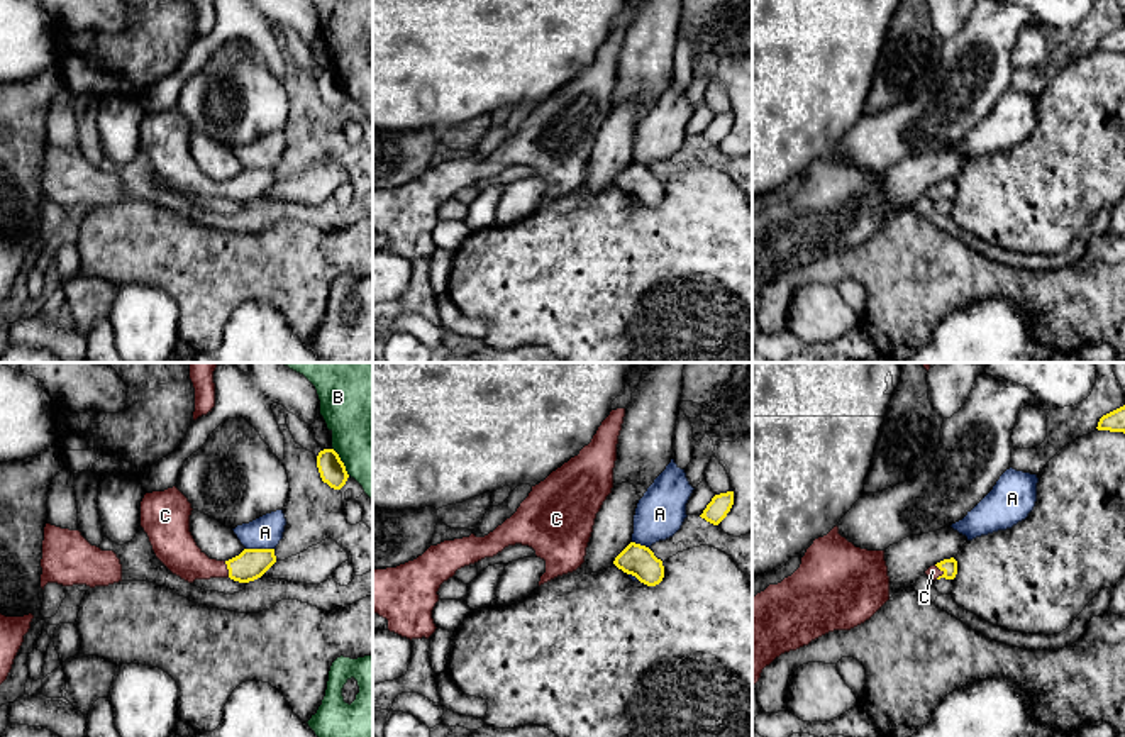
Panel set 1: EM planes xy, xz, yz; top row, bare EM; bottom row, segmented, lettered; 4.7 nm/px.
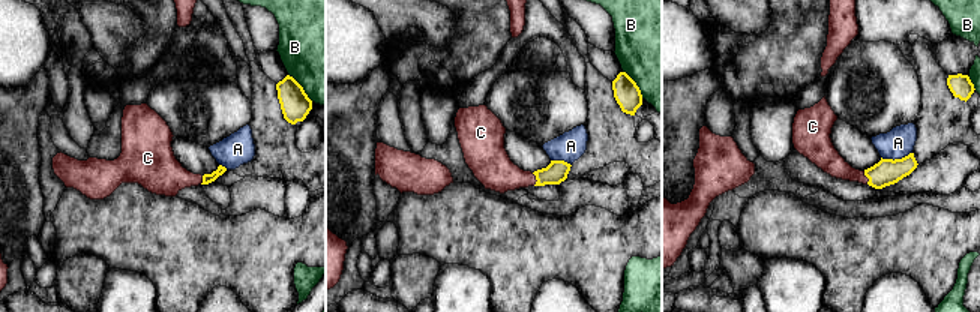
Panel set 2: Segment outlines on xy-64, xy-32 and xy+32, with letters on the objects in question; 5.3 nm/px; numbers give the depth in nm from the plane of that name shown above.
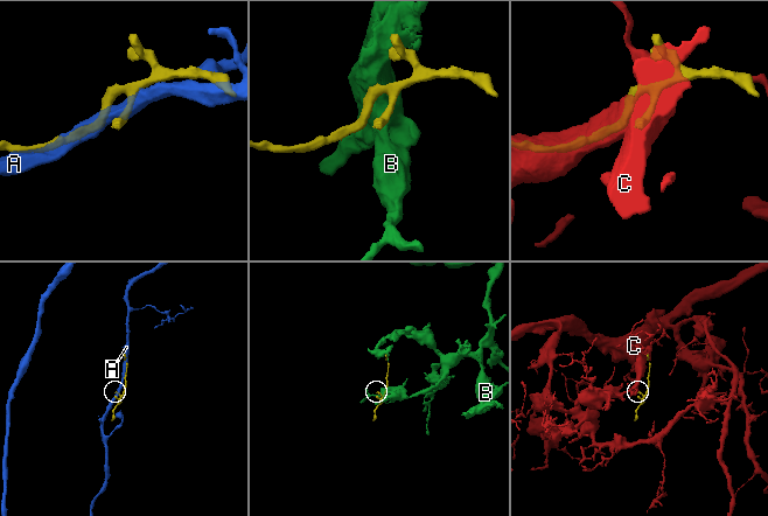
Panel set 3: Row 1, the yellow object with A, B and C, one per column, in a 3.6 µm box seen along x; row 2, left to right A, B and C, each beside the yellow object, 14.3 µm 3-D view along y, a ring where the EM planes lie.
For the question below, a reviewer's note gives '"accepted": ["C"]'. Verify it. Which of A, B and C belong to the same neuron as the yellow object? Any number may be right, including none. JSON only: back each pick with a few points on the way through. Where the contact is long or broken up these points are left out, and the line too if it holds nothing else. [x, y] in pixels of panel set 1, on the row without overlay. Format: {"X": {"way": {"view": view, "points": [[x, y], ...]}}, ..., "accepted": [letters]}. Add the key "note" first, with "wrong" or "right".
{"note": "right", "C": {"way": {"view": "yz", "points": [[949, 187], [941, 190], [932, 192]]}}, "accepted": ["C"]}

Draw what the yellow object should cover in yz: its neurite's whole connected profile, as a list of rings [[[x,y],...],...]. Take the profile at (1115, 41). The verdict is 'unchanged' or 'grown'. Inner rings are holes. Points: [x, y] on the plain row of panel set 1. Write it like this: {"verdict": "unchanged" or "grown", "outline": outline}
{"verdict": "unchanged", "outline": [[[1125,25],[1103,36],[1096,49],[1125,54]]]}

